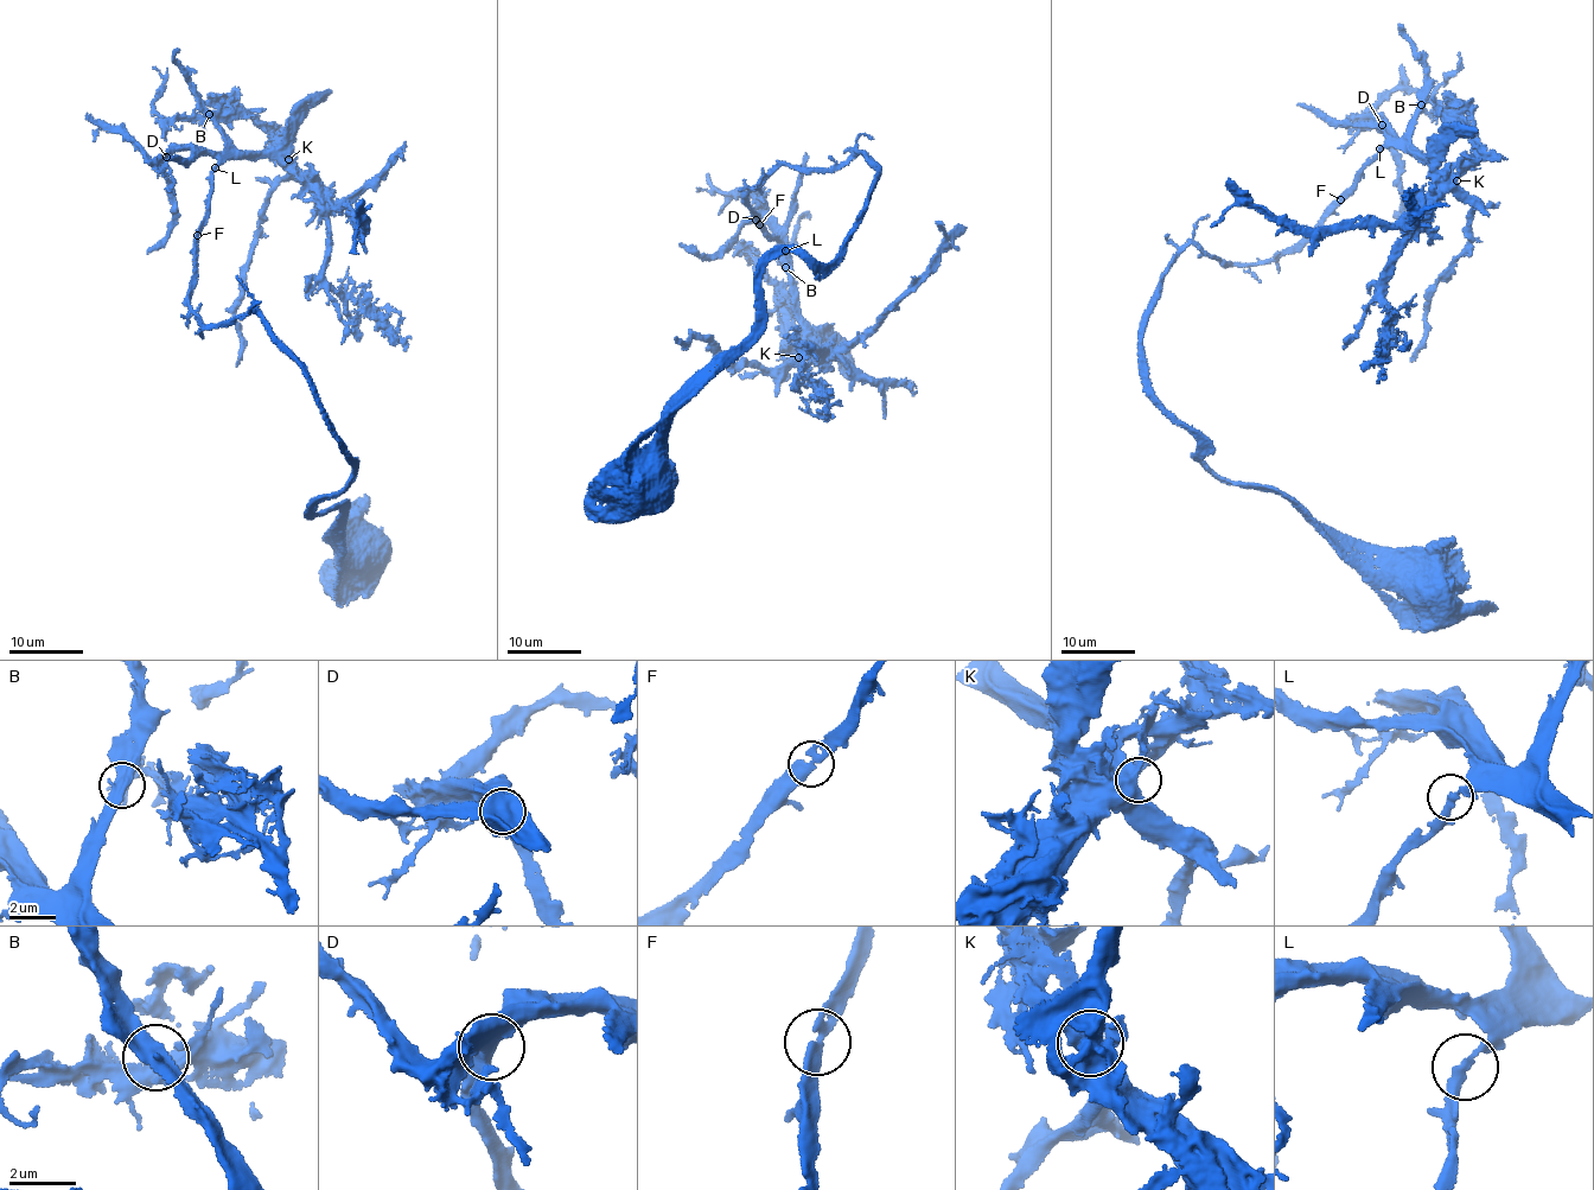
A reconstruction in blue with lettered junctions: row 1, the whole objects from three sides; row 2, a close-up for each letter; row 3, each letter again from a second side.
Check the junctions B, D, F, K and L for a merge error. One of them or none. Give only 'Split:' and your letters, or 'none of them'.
Split: none of them

